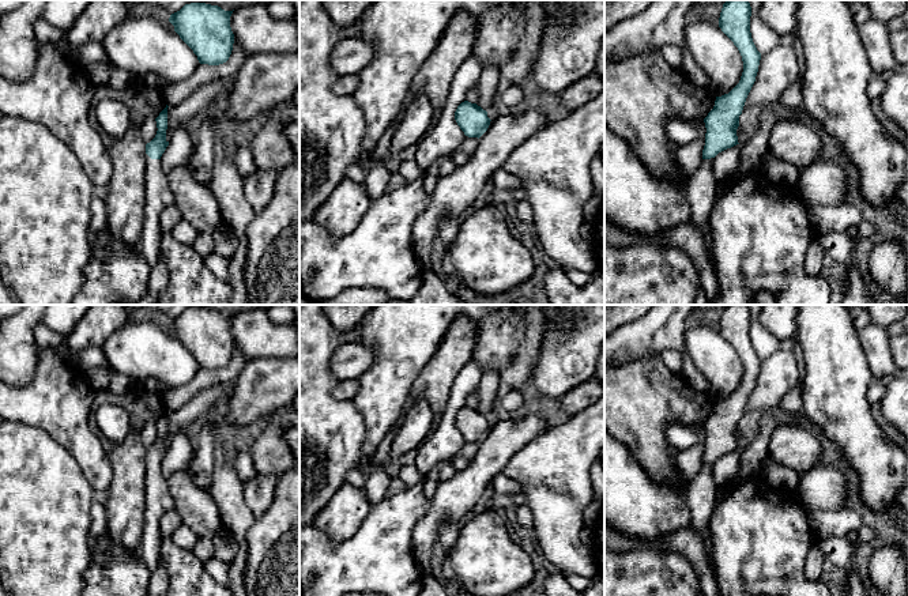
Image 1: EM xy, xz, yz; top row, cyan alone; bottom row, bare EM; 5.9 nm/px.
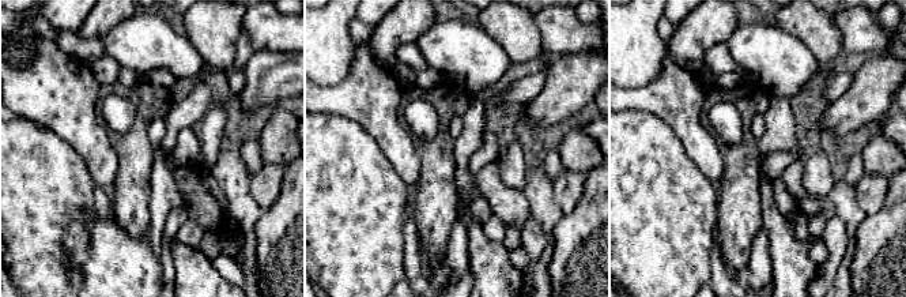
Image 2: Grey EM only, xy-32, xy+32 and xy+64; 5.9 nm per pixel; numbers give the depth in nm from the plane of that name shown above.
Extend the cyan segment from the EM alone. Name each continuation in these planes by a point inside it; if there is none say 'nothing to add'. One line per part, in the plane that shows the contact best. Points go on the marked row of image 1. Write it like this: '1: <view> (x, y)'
1: xy (158, 195)

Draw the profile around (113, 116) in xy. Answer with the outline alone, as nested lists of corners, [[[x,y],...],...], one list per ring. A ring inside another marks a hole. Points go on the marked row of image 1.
[[[110,98],[102,99],[91,112],[91,116],[103,132],[117,139],[125,135],[131,120],[127,106]]]

